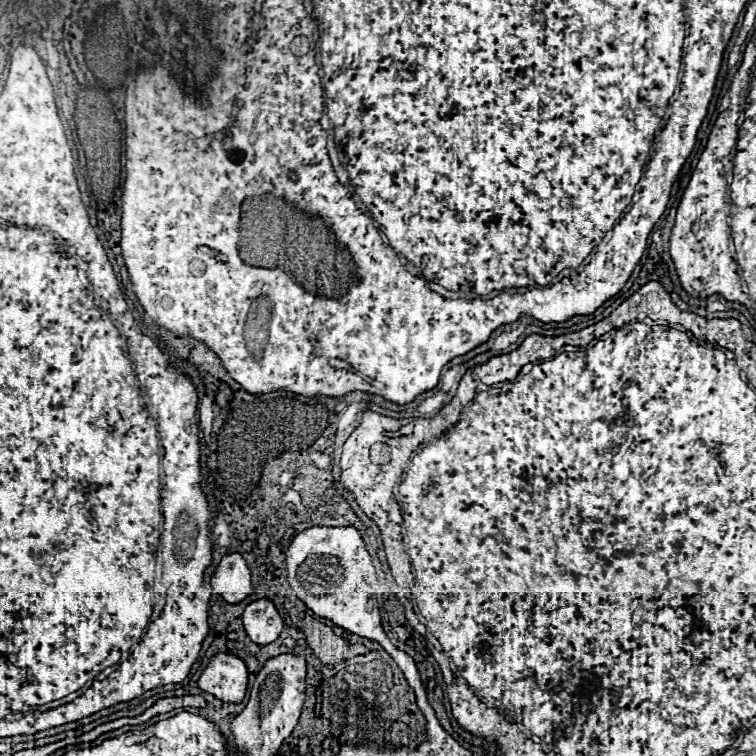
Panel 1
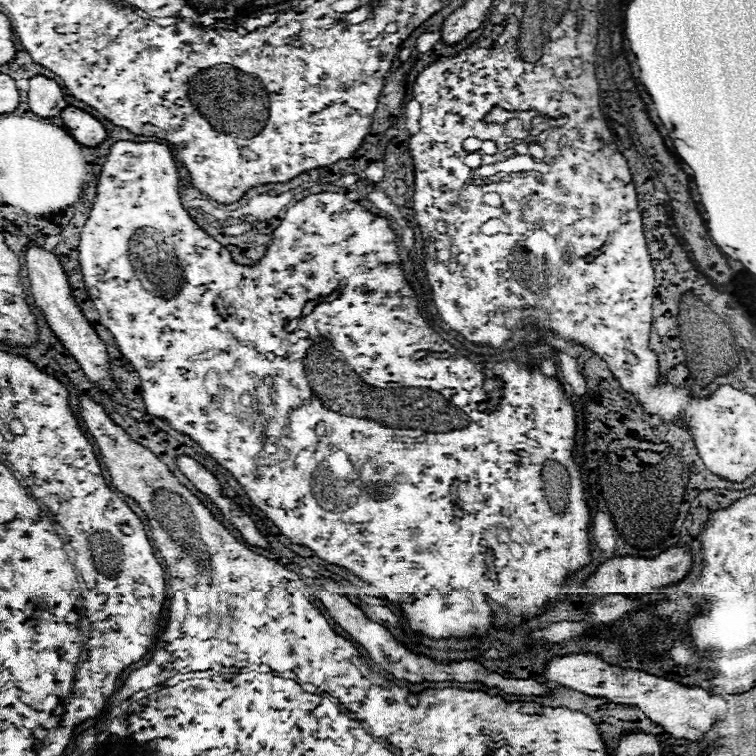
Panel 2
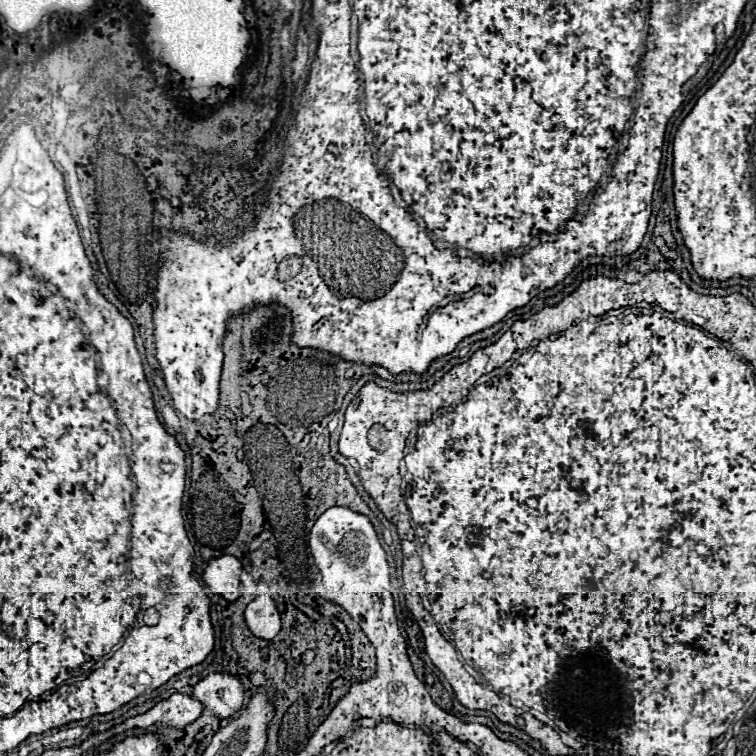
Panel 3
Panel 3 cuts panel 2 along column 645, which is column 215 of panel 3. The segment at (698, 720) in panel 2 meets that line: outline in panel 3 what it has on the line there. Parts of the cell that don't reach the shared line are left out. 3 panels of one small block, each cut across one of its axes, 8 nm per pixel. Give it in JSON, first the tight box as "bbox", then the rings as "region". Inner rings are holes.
{"bbox":[194,672,244,718],"region":[[[212,672],[194,686],[194,698],[218,718],[228,718],[242,708],[244,686],[228,672]]]}

